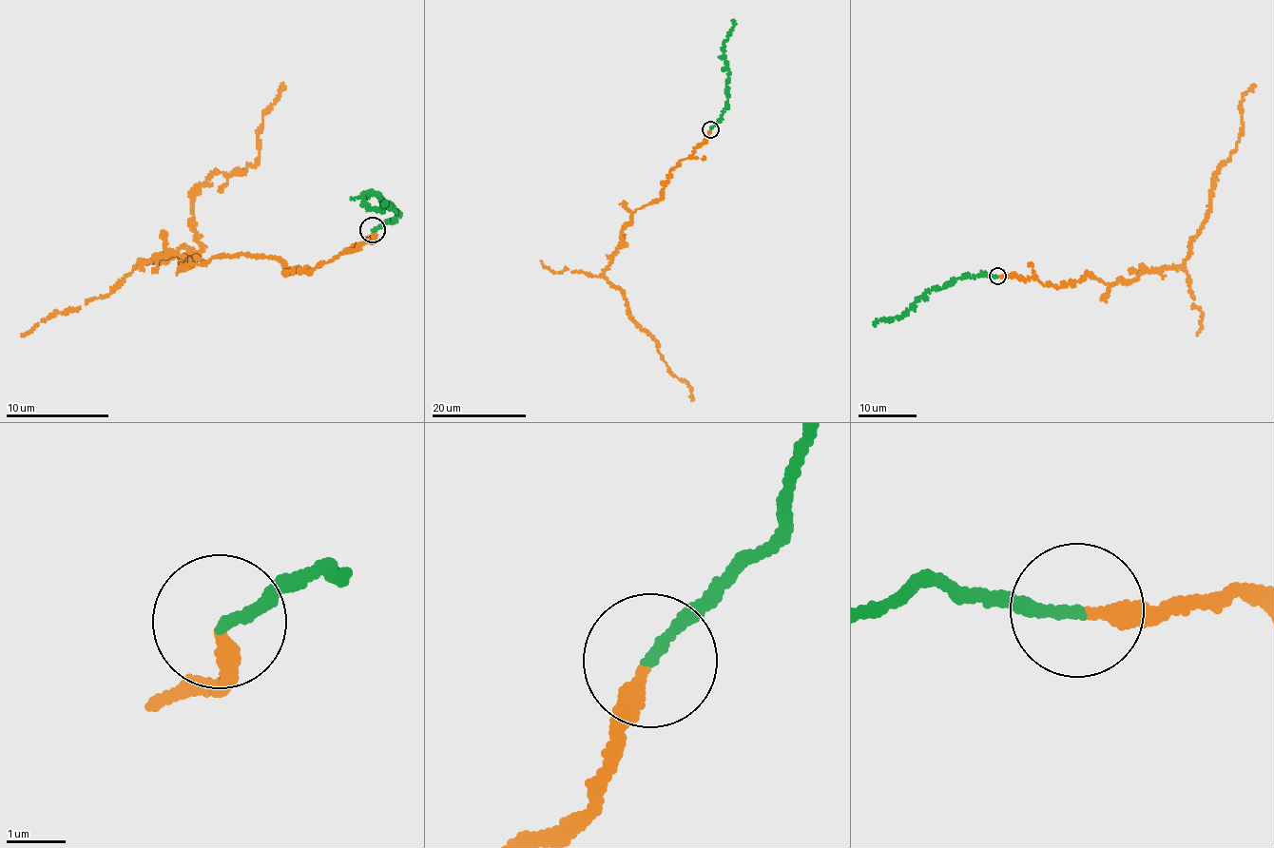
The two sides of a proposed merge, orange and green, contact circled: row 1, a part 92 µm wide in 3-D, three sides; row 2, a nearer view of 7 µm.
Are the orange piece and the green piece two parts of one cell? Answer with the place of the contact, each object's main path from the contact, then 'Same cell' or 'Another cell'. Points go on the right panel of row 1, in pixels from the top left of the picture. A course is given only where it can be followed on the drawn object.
Place: (997, 276). Course of orange: (998, 277), (1058, 287), (1181, 265), (1254, 85). Course of green: (996, 277), (983, 272), (953, 280), (917, 297), (901, 317), (882, 319), (873, 324). Another cell

